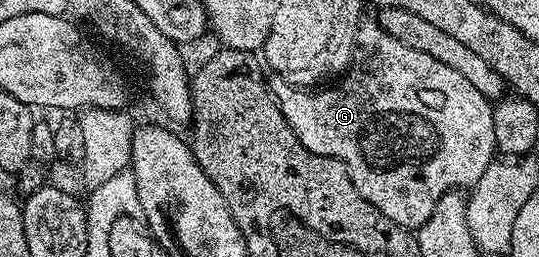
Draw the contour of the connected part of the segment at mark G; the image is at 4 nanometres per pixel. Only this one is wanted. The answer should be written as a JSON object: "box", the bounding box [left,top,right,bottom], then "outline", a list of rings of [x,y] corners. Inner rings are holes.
{"box":[270,20,497,230],"outline":[[[361,20],[357,27],[356,46],[352,52],[351,64],[339,78],[340,85],[334,86],[333,89],[324,87],[319,91],[313,91],[311,88],[296,88],[281,79],[274,81],[270,85],[272,96],[276,98],[286,123],[290,123],[294,135],[302,143],[302,147],[306,147],[306,151],[310,151],[314,155],[326,155],[343,163],[354,187],[362,195],[362,199],[366,199],[371,205],[378,207],[378,211],[382,211],[382,215],[386,215],[386,219],[398,223],[403,229],[419,230],[420,226],[426,223],[426,219],[430,219],[430,215],[435,211],[438,199],[442,199],[442,195],[453,191],[471,190],[472,186],[478,183],[478,179],[482,179],[482,171],[486,171],[486,167],[497,156],[494,115],[492,114],[493,102],[484,97],[482,91],[478,91],[478,87],[473,87],[470,79],[458,75],[458,71],[454,71],[454,67],[446,67],[446,63],[434,59],[434,55],[426,55],[426,51],[416,51],[414,47],[406,47],[406,43],[394,39],[394,35],[390,35],[380,26],[379,20]]]}

